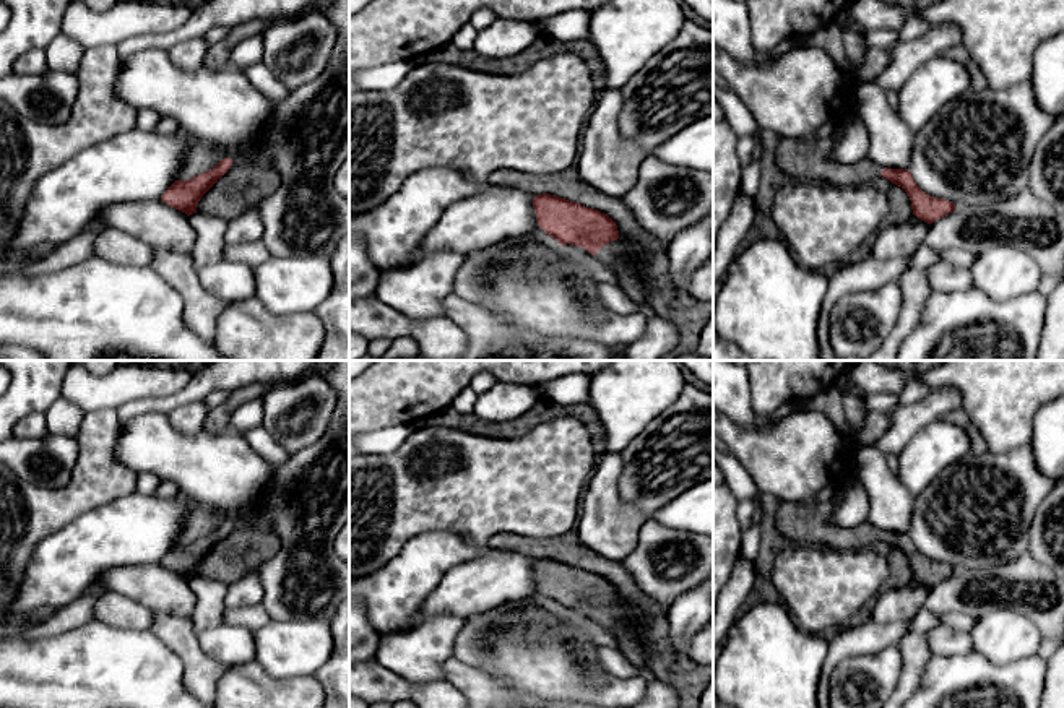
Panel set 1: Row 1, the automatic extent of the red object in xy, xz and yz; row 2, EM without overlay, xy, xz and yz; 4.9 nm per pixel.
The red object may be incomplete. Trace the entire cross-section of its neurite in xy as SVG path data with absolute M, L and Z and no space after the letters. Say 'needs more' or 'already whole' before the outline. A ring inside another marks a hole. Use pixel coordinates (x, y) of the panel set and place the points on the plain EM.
already whole; M221 523L213 533L188 542L175 544L161 560L161 563L187 580L197 576L201 560L231 533L232 523Z

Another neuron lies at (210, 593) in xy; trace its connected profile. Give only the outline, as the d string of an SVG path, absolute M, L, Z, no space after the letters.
M193 576L190 586L197 594L197 607L192 615L195 633L224 624L227 604L224 583L214 578Z

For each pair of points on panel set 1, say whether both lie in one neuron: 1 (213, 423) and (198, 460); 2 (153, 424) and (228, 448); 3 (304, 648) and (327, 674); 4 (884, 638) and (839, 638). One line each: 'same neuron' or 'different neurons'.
1: different neurons
2: same neuron
3: different neurons
4: same neuron

